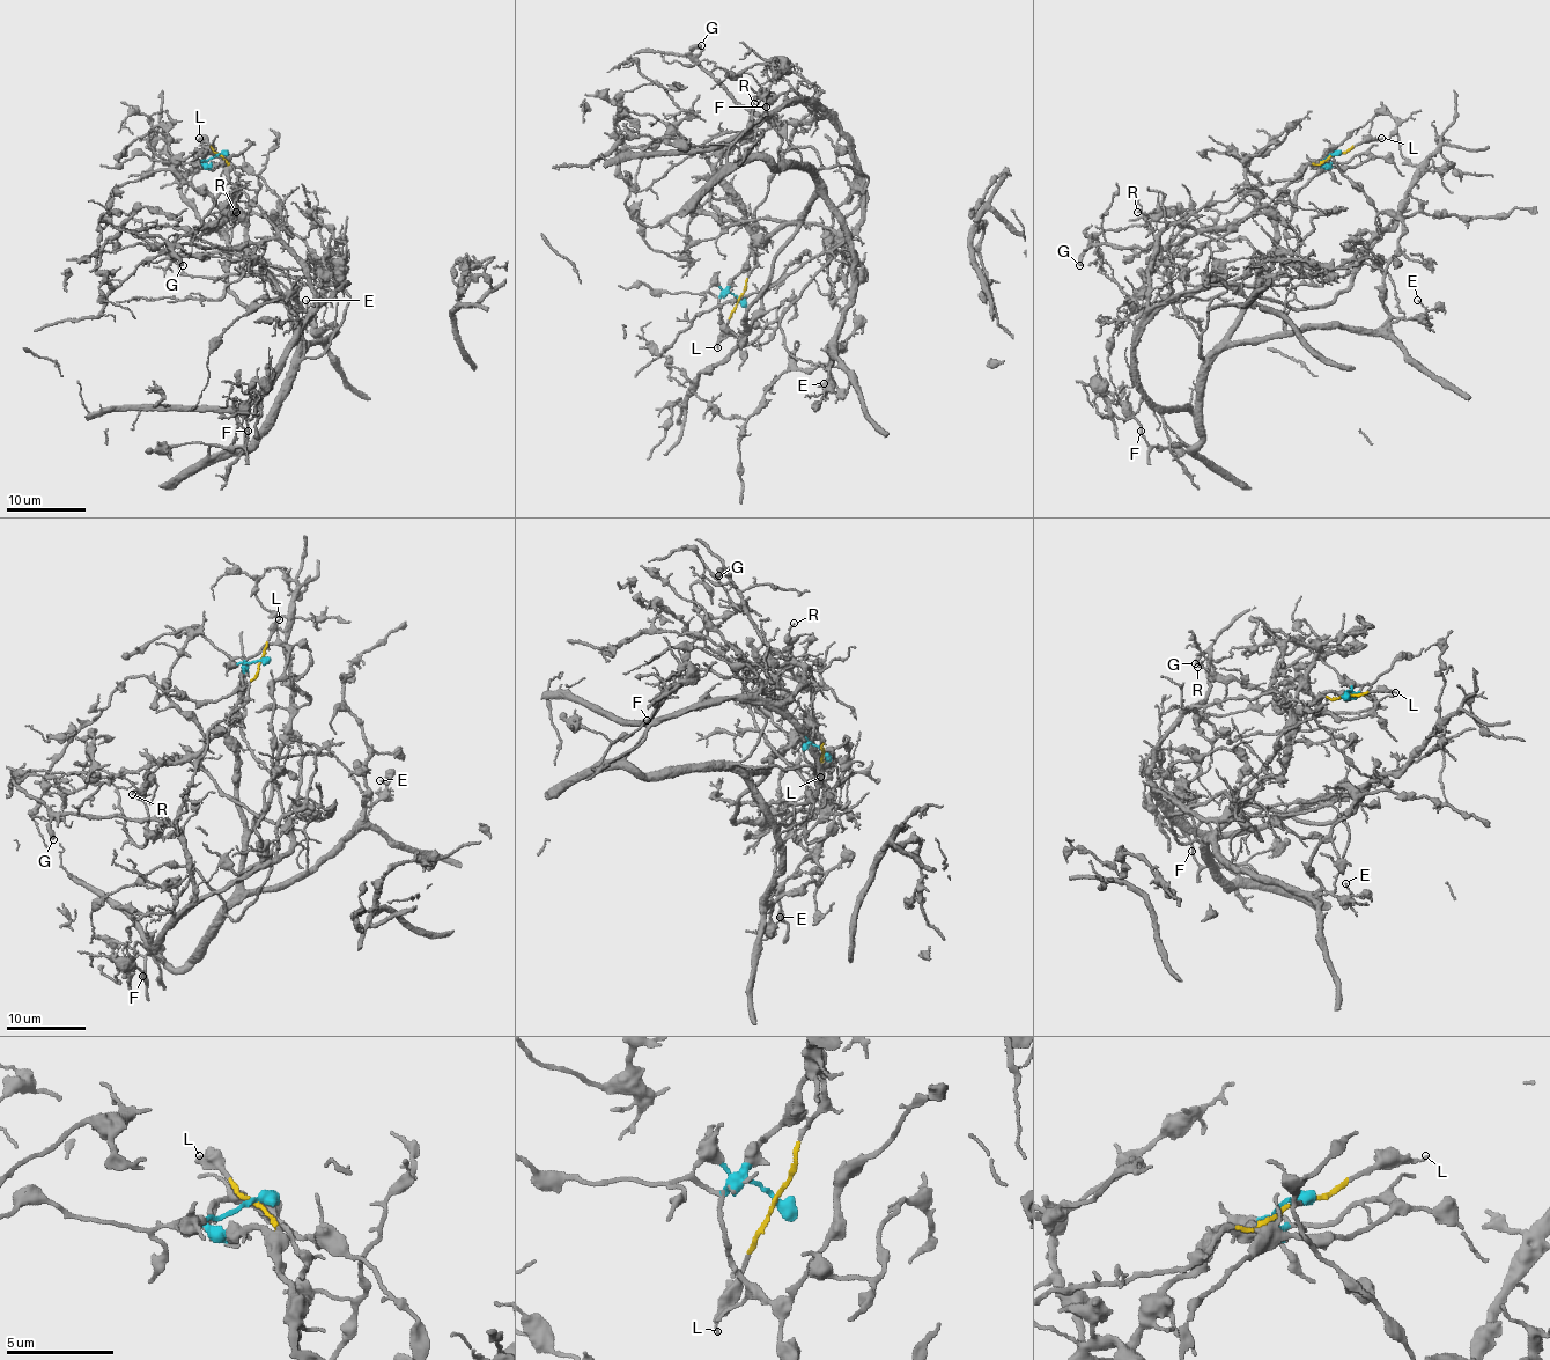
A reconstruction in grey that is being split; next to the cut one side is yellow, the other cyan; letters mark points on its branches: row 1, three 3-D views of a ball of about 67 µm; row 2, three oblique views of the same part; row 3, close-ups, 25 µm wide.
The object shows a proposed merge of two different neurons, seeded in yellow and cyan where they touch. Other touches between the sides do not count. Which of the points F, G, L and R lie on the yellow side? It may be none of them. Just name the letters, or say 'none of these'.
G, L

